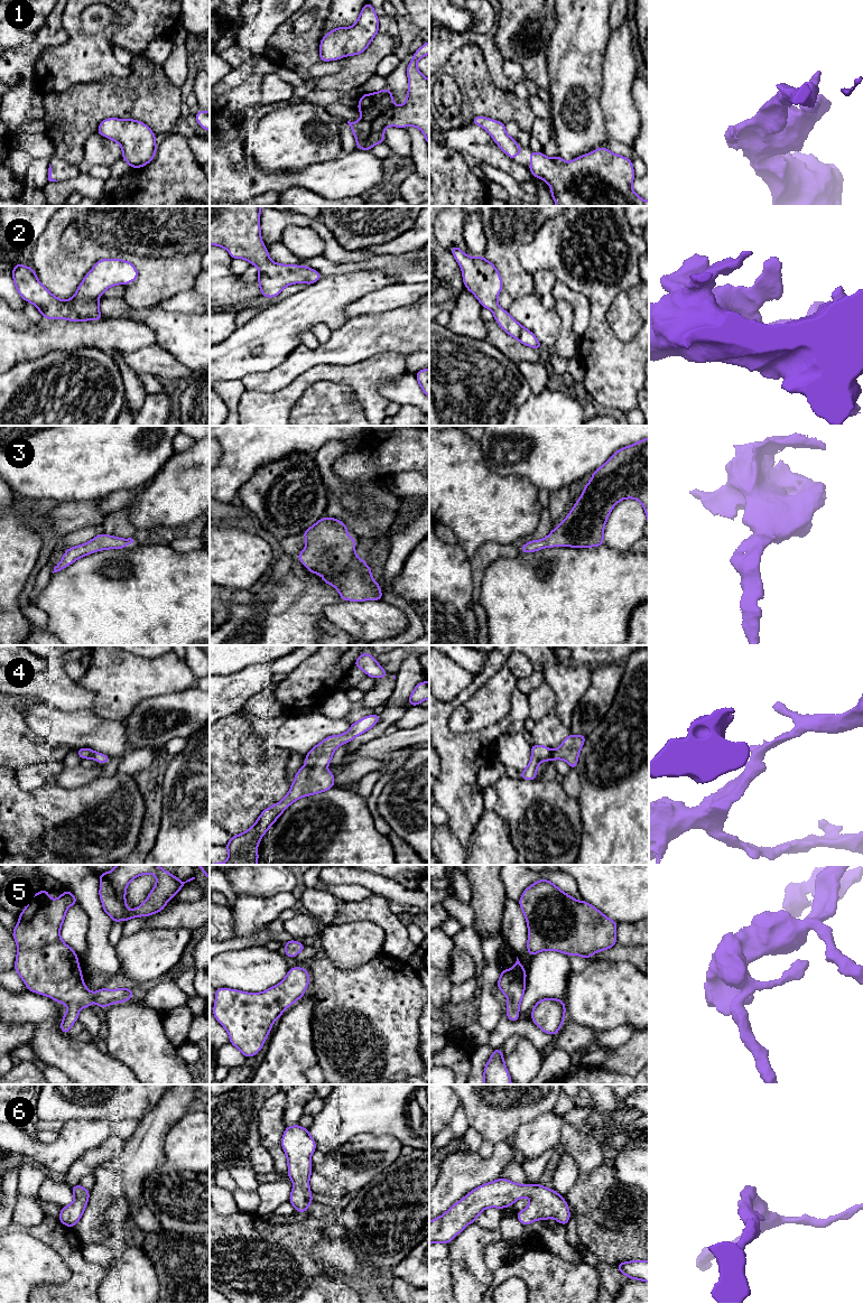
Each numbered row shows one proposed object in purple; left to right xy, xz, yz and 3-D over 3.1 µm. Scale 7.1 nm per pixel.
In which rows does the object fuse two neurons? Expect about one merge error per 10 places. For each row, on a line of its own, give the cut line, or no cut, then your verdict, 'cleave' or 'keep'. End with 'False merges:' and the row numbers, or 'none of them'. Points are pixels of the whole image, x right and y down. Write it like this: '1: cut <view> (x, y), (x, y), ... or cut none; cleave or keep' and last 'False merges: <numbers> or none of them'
1: cut none; keep
2: cut none; keep
3: cut none; keep
4: cut none; keep
5: cut none; keep
6: cut none; keep
False merges: none of them

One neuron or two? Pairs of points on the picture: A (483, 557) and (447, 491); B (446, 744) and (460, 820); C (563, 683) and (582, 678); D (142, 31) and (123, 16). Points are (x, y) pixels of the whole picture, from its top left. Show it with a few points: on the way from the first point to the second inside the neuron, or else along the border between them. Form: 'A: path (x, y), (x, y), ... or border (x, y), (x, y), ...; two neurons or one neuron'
A: border (503, 543), (483, 542), (471, 557); two neurons
B: path (455, 763), (455, 799), (457, 801); one neuron
C: path (567, 681), (577, 678); one neuron
D: border (133, 11), (133, 18), (126, 26), (119, 28); two neurons

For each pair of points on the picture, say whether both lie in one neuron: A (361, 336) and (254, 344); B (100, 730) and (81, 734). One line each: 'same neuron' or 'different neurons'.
A: different neurons
B: same neuron

